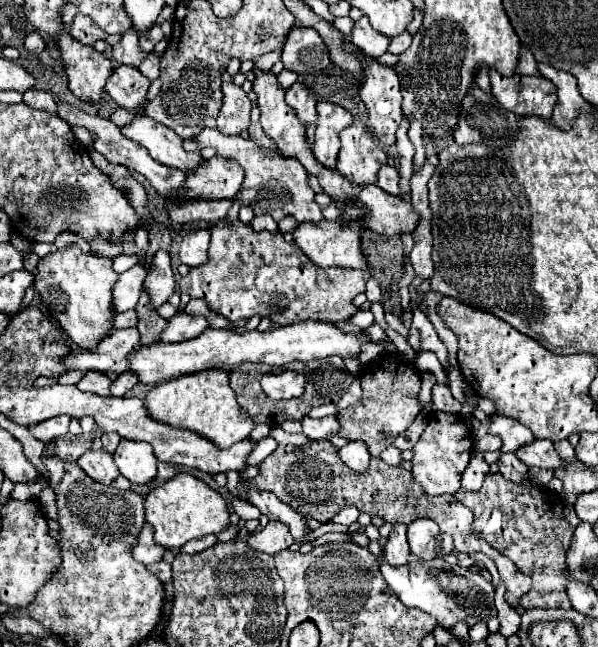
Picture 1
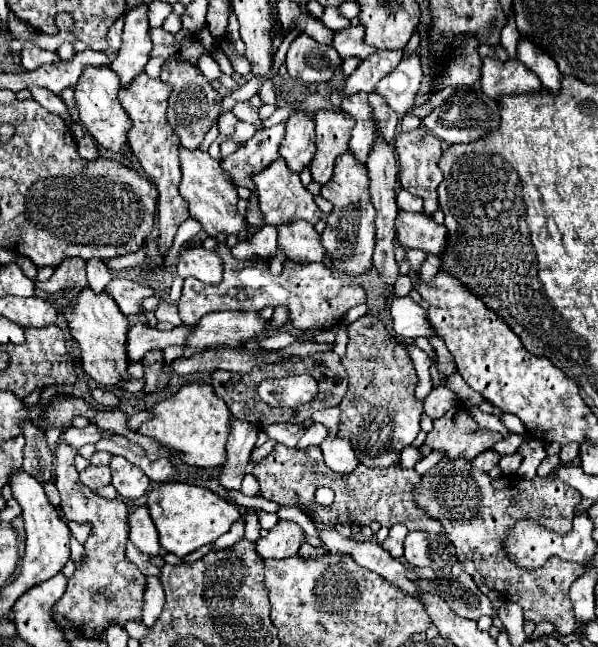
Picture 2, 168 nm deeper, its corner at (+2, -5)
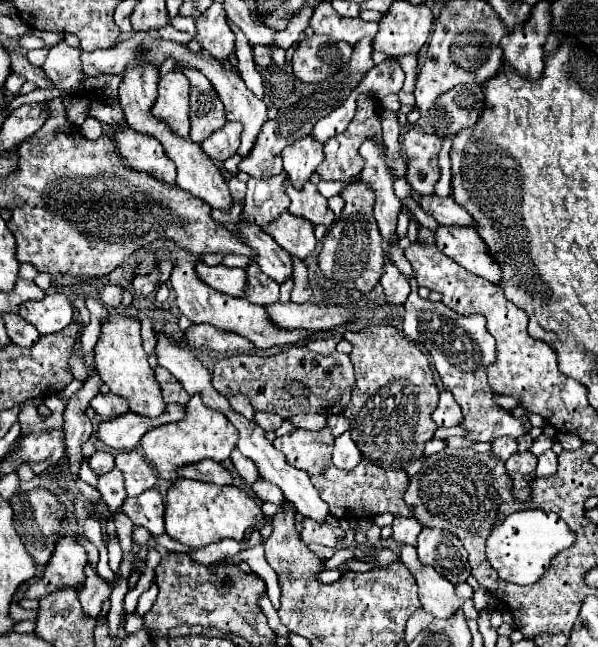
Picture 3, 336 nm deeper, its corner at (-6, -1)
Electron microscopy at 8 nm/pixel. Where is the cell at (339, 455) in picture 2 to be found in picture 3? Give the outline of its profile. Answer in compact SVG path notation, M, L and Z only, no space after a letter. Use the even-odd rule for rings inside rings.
M344 432L342 436L338 436L334 440L334 454L332 454L332 462L336 468L342 470L354 470L362 460L362 454L358 450L358 446L354 444L350 432Z

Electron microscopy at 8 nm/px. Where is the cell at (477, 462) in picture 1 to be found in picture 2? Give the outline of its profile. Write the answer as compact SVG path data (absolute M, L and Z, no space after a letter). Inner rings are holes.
M486 450L486 452L478 454L478 456L472 460L472 466L480 468L480 470L484 470L484 472L490 472L490 470L498 464L498 460L500 460L500 454L498 454L498 452Z

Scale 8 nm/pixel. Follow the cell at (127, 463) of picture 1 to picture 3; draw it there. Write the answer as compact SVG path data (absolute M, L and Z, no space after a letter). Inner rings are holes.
M136 450L120 452L116 456L116 468L120 468L120 472L124 474L124 486L128 496L140 496L156 484L156 474L152 466Z

